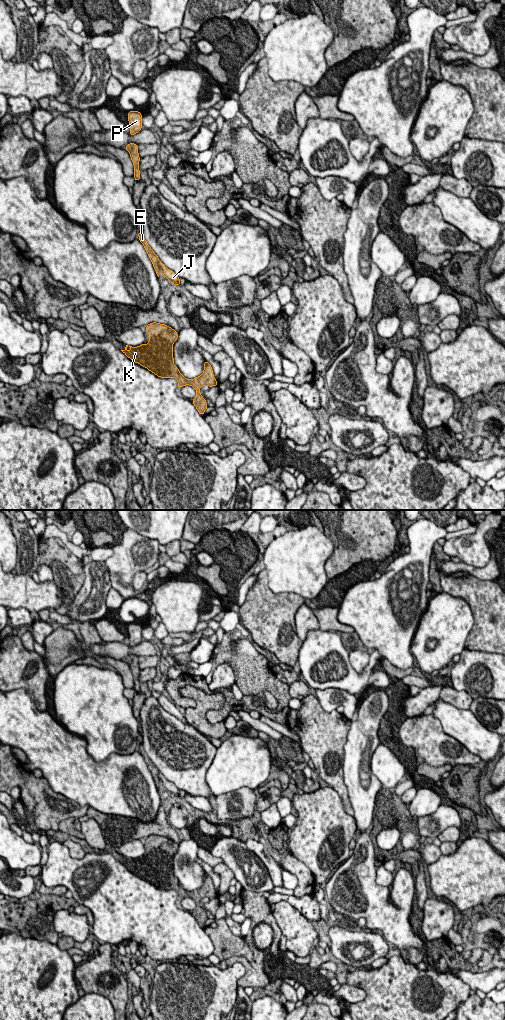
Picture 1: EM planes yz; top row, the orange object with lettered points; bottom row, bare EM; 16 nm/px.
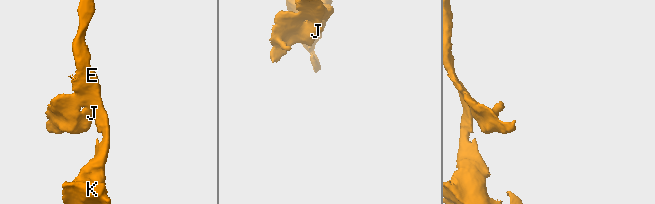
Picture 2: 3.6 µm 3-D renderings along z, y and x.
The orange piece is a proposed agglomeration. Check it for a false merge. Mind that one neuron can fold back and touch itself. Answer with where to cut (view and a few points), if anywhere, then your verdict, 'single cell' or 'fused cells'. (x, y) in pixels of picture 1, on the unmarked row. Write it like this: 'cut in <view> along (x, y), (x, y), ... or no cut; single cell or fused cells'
cut in yz along (159, 772), (158, 778), (161, 783); fused cells

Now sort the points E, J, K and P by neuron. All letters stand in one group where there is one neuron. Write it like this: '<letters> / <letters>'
E K P / J

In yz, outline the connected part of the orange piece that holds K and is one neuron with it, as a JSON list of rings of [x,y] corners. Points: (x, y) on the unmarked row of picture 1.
[[[156,834],[148,836],[146,838],[146,844],[149,845],[149,853],[146,857],[142,856],[137,859],[129,858],[131,860],[130,863],[127,862],[128,857],[126,857],[125,861],[121,863],[134,875],[140,875],[142,879],[147,880],[158,889],[175,890],[178,893],[178,899],[183,899],[186,897],[192,898],[197,903],[195,910],[192,912],[193,916],[198,924],[201,927],[204,927],[204,924],[207,921],[208,917],[199,902],[202,898],[205,897],[209,899],[218,897],[214,889],[211,877],[207,873],[205,873],[203,885],[199,889],[196,889],[194,891],[186,891],[174,876],[173,855],[177,852],[178,845],[171,839]]]

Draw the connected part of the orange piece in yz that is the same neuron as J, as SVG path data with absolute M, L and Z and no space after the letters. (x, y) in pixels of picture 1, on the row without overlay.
M159 773L159 779L161 780L162 786L167 790L173 797L180 797L180 790L174 785L174 783L165 779L165 777Z

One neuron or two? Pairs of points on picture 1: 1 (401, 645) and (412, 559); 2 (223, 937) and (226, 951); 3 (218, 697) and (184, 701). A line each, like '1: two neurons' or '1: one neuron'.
1: one neuron
2: one neuron
3: two neurons

